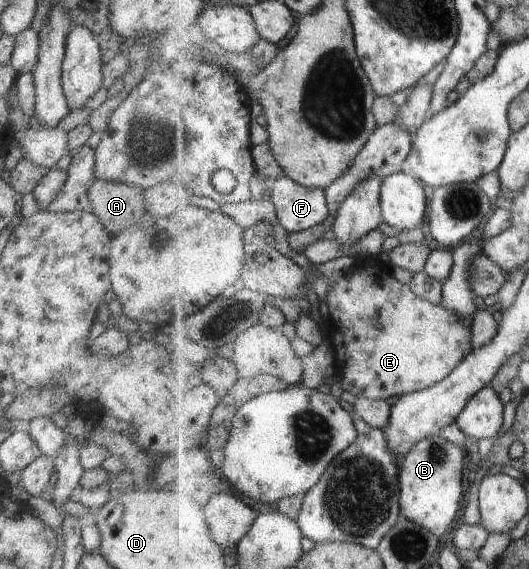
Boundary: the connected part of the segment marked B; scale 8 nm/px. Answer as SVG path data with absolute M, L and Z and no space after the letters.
M442 434L430 436L422 442L418 442L414 450L405 456L401 461L401 509L402 516L432 530L434 534L444 536L448 528L454 524L458 518L458 512L462 508L464 500L464 468L466 468L466 456L464 456L464 447L458 447L454 442L446 440Z

